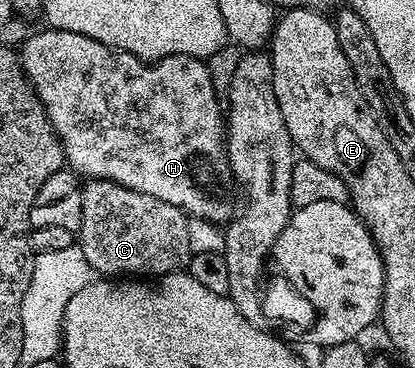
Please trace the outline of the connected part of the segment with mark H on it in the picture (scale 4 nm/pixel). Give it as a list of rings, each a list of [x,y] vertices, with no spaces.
[[[47,27],[45,31],[35,31],[20,45],[22,69],[27,78],[29,78],[30,85],[34,88],[34,93],[40,98],[40,102],[50,119],[50,124],[54,127],[54,133],[60,138],[65,163],[79,177],[116,182],[128,190],[136,190],[140,194],[148,194],[160,202],[176,206],[182,209],[187,217],[196,220],[209,220],[211,224],[219,226],[233,220],[236,215],[236,204],[234,208],[234,200],[230,197],[230,188],[233,189],[235,187],[235,182],[230,163],[226,157],[224,108],[223,105],[222,108],[218,105],[219,89],[215,85],[211,65],[205,59],[196,56],[169,56],[163,60],[143,62],[132,54],[104,46],[84,34],[72,34],[71,32],[51,27]]]

